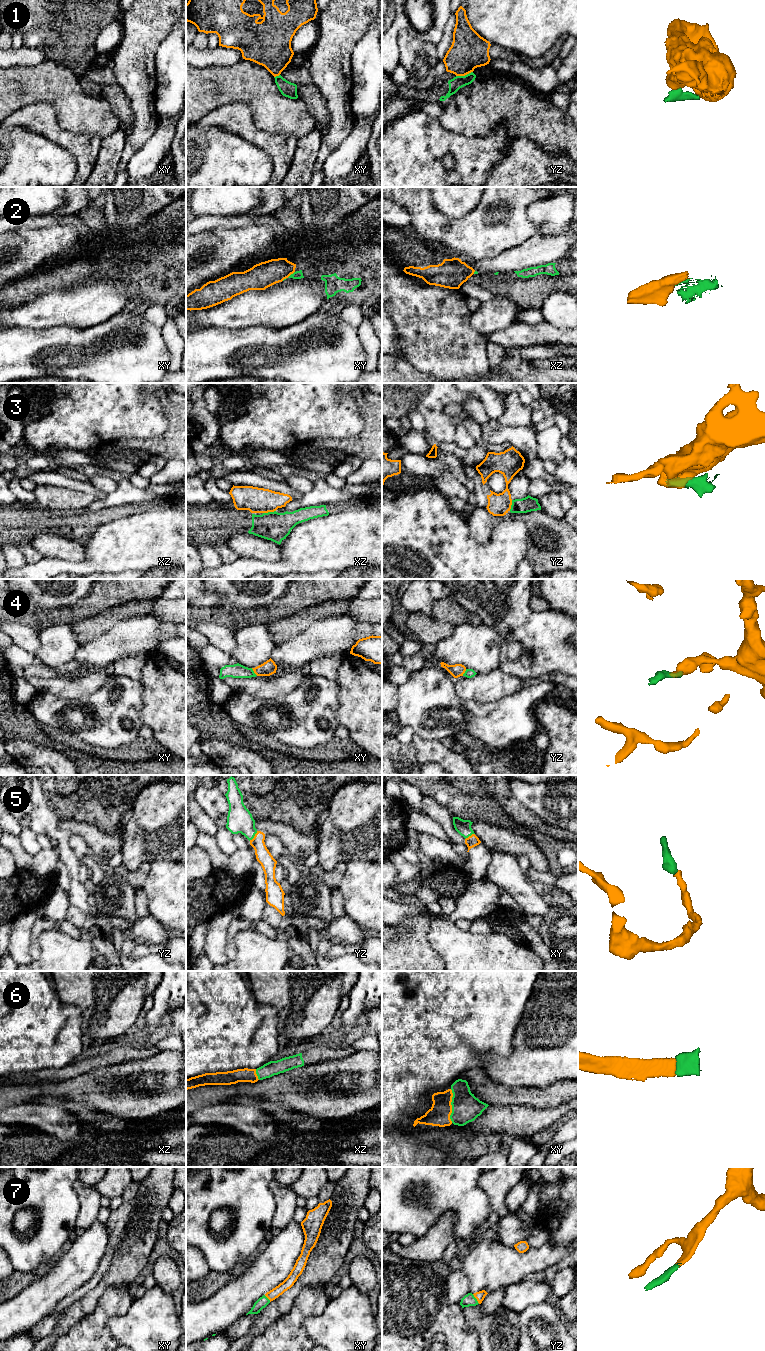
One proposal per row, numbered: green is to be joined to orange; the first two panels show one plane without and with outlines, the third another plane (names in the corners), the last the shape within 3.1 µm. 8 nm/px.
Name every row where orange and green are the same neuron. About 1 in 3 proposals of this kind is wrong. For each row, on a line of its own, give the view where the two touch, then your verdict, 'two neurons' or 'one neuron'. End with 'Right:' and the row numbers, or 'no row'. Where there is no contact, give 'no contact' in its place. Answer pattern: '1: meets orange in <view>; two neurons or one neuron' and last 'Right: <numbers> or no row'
1: meets orange in yz; two neurons
2: meets orange in xy; one neuron
3: meets orange in xz; two neurons
4: meets orange in xy; two neurons
5: meets orange in yz; one neuron
6: meets orange in xy; one neuron
7: meets orange in yz; one neuron
Right: 2, 5, 6, 7

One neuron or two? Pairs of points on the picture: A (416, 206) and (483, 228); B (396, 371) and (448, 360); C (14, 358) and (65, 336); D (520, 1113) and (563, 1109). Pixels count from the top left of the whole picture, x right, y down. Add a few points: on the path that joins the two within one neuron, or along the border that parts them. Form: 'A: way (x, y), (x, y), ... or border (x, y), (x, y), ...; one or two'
A: way (433, 223), (440, 230), (466, 229); one
B: border (399, 357), (423, 372); two
C: way (27, 353), (31, 353), (39, 346), (52, 343); one
D: way (531, 1114), (552, 1114); one

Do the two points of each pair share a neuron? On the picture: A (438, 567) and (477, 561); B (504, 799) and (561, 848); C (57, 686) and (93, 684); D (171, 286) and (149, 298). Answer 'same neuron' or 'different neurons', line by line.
A: same neuron
B: different neurons
C: same neuron
D: same neuron

